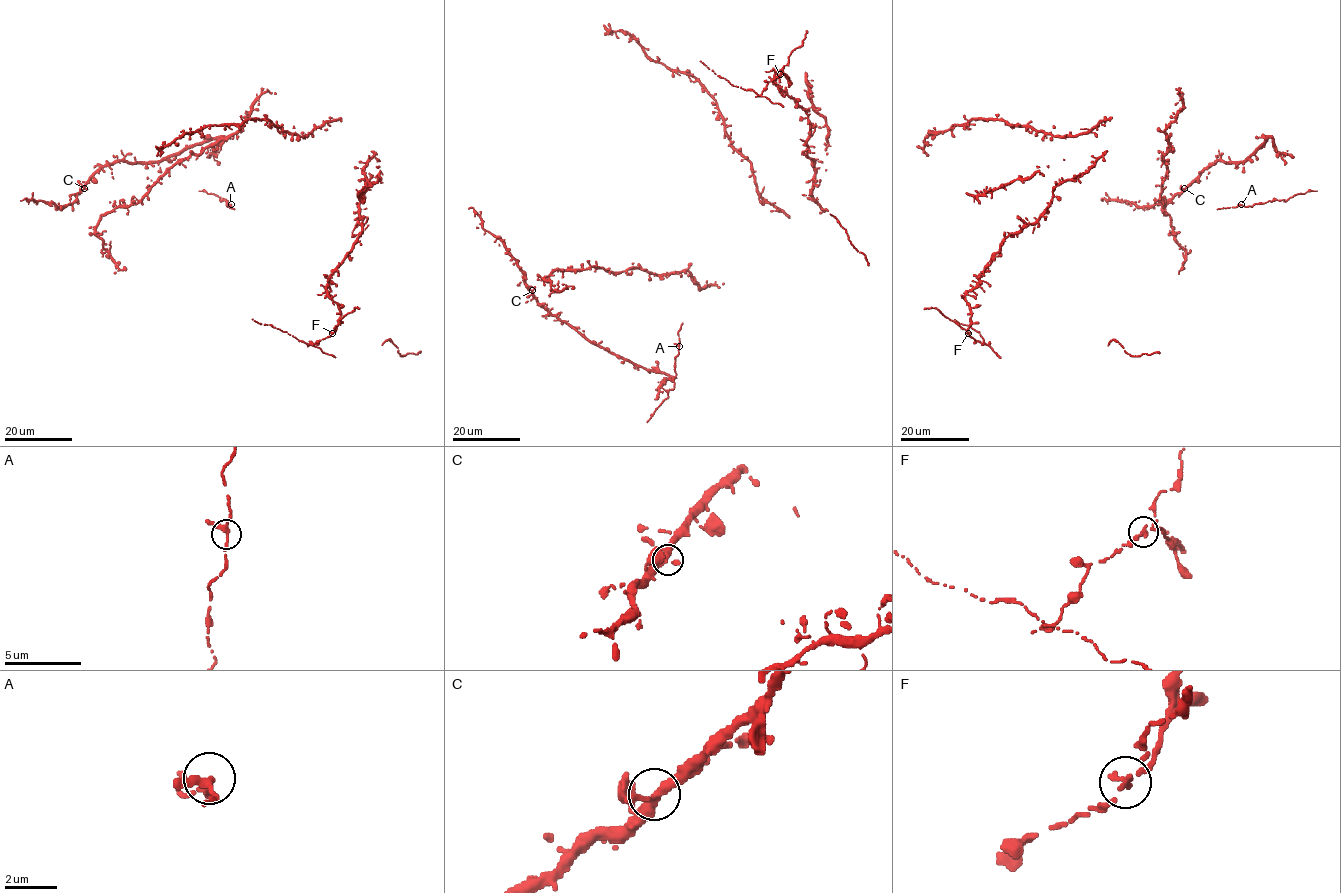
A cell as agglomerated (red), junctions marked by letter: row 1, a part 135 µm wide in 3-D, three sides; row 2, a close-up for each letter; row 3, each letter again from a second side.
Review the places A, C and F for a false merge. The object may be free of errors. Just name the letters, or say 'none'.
F

